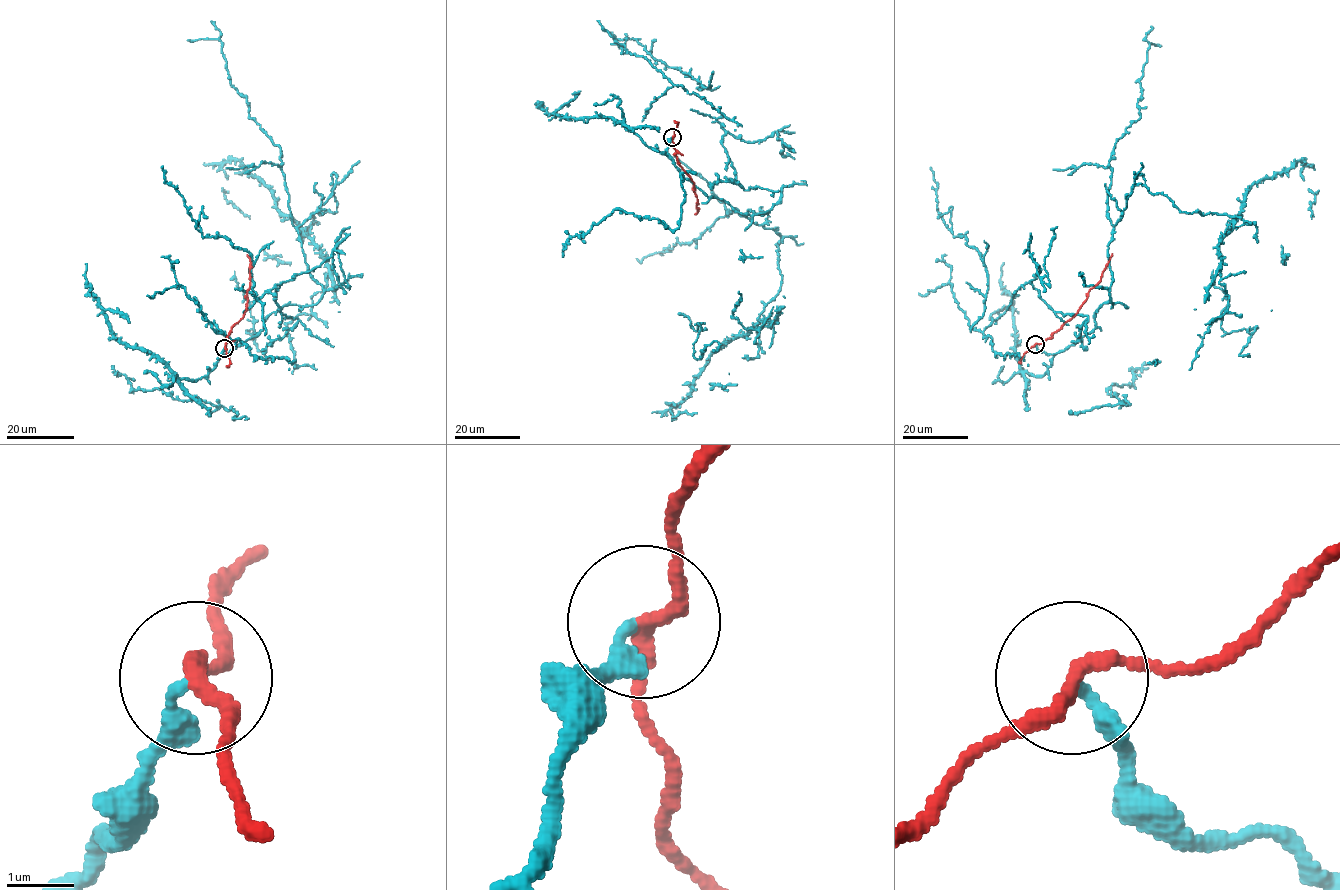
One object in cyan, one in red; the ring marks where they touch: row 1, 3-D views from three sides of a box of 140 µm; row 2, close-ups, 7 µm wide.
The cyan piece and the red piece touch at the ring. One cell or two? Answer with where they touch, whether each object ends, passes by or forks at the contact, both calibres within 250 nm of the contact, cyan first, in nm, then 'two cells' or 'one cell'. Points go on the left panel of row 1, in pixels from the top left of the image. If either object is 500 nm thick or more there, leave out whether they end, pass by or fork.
at (224, 348); cyan ends there; red passes by; 200 nm thick on the cyan side, 240 nm on the other; two cells

